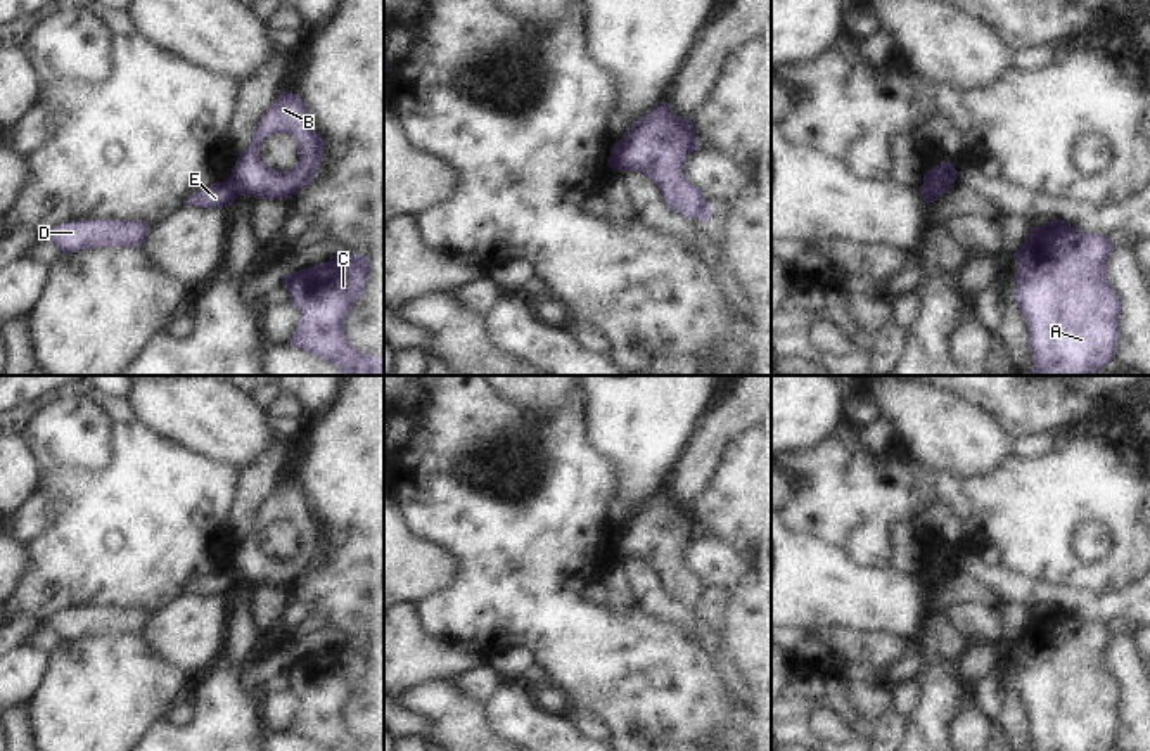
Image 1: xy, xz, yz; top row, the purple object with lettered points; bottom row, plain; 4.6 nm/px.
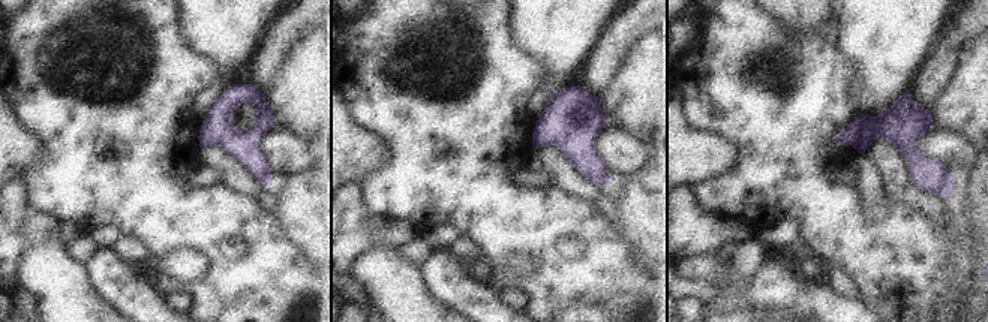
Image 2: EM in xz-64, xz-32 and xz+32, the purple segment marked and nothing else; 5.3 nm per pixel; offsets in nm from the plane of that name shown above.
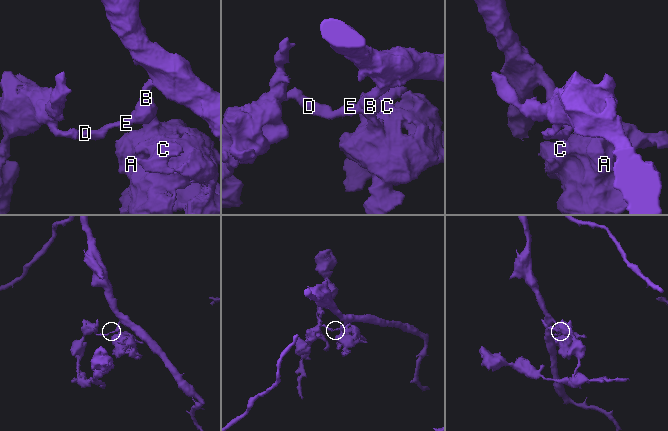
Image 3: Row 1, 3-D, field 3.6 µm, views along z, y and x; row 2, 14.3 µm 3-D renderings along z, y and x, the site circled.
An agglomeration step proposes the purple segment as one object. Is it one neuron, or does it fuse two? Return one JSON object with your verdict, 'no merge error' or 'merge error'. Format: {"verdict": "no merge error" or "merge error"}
{"verdict": "merge error"}

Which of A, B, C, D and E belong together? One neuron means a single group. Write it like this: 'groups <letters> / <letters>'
groups A B C / D E

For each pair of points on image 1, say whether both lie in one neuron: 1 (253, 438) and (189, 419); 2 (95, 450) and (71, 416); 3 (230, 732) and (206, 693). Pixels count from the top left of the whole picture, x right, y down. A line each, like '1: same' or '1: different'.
1: same
2: same
3: same

